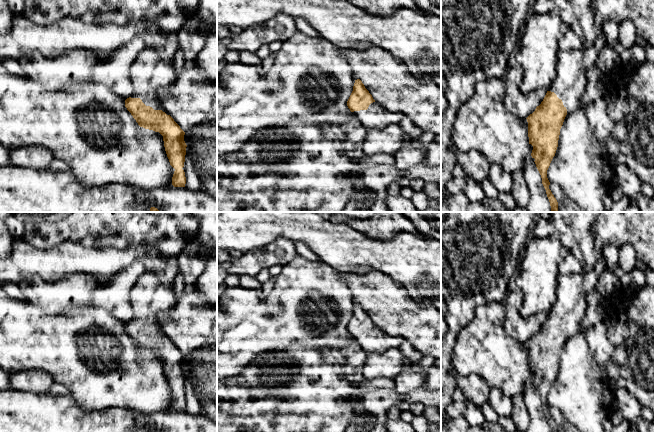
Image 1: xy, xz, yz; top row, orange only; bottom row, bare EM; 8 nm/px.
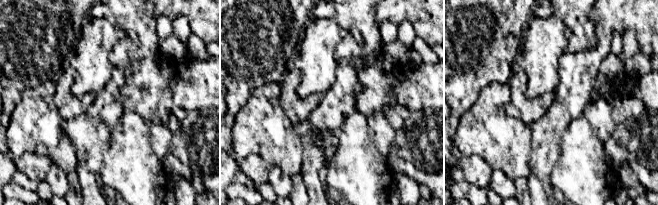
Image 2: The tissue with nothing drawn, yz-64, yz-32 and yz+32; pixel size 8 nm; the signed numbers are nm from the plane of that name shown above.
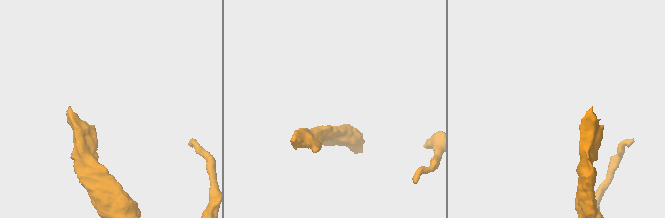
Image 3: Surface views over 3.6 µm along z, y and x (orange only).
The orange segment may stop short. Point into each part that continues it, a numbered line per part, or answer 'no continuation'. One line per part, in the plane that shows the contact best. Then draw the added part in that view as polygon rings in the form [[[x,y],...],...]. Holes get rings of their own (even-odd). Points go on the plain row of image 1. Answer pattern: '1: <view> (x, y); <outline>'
1: xy (152, 294); [[[169,257],[166,267],[160,272],[144,272],[138,277],[134,287],[130,291],[130,304],[133,316],[131,322],[140,322],[146,330],[152,331],[154,334],[162,334],[169,339],[162,330],[159,317],[160,315],[172,308],[178,301],[178,297],[174,295],[172,286],[179,270],[177,257]]]

